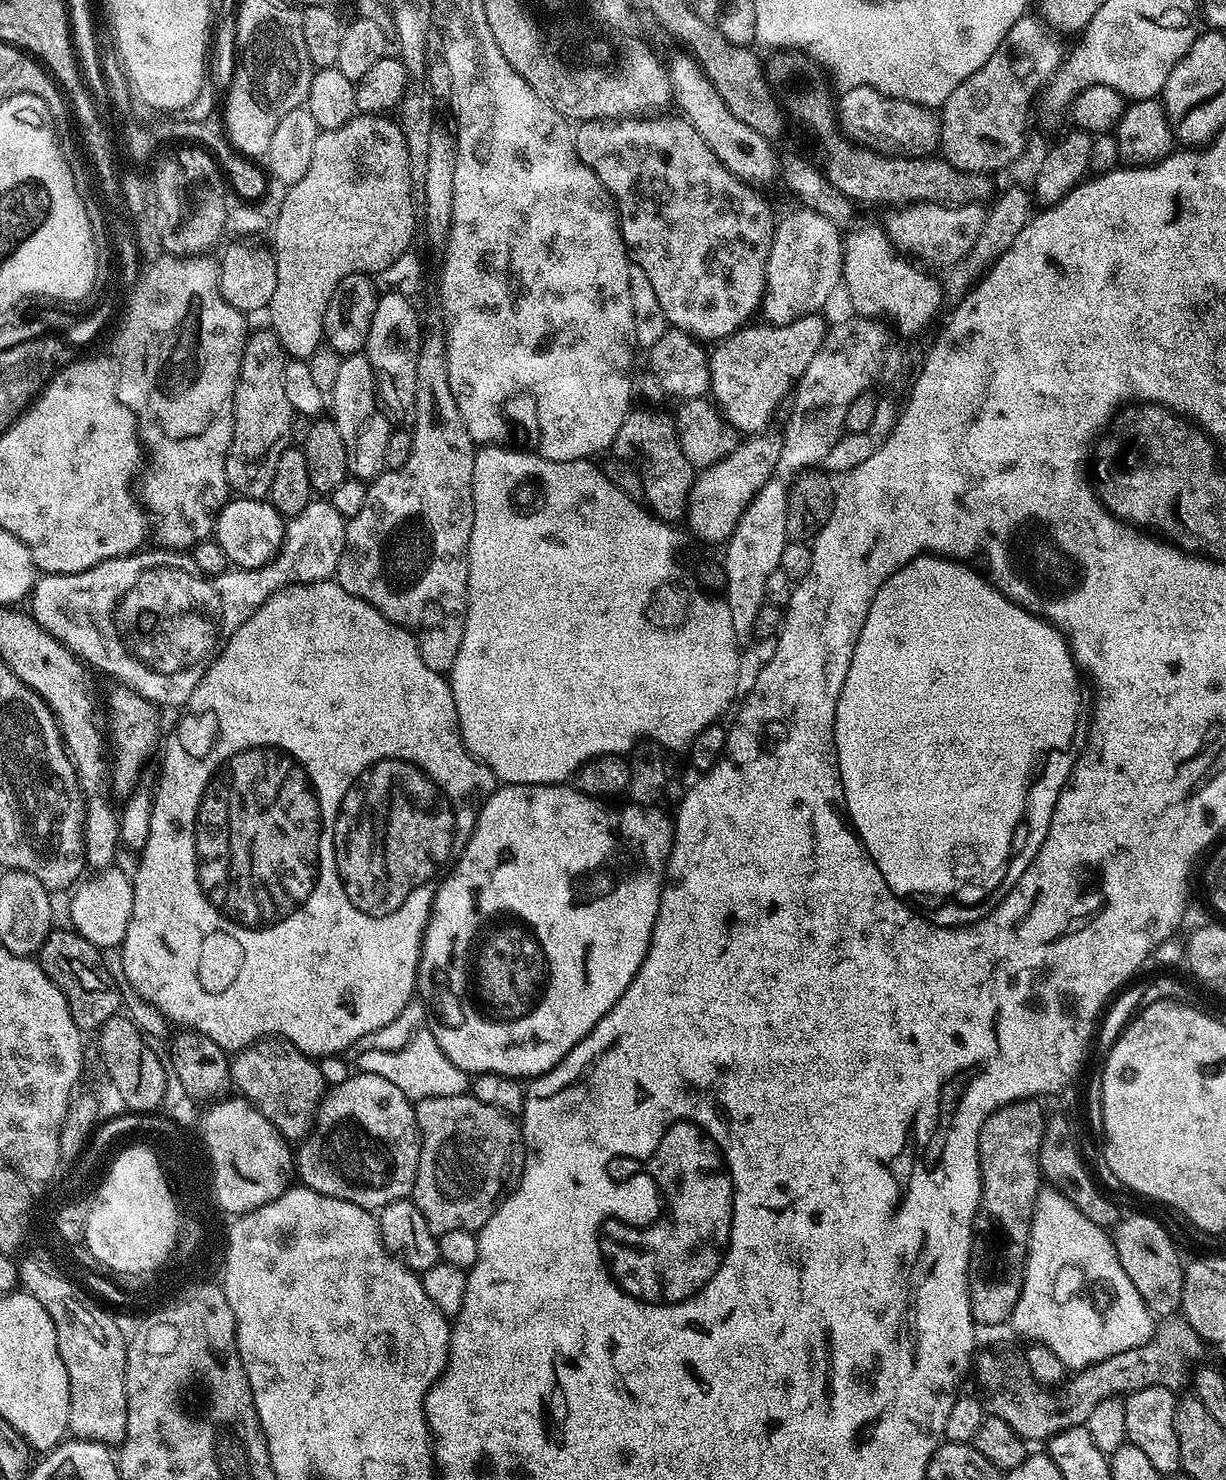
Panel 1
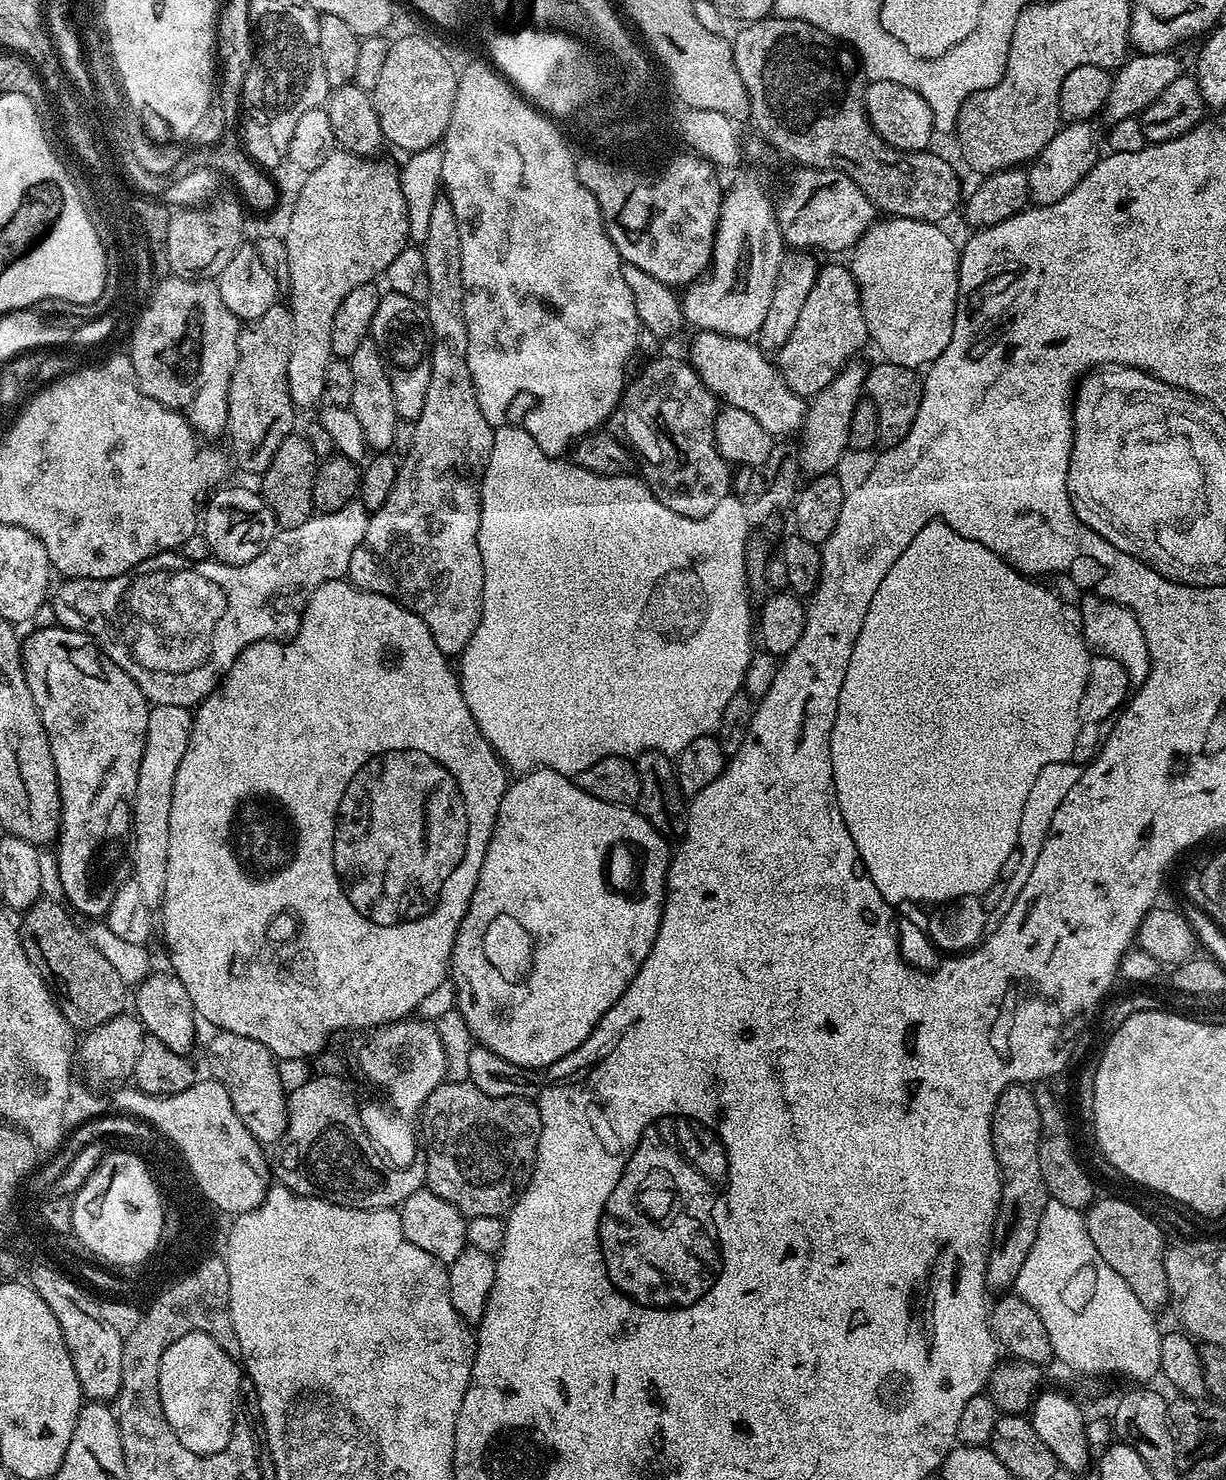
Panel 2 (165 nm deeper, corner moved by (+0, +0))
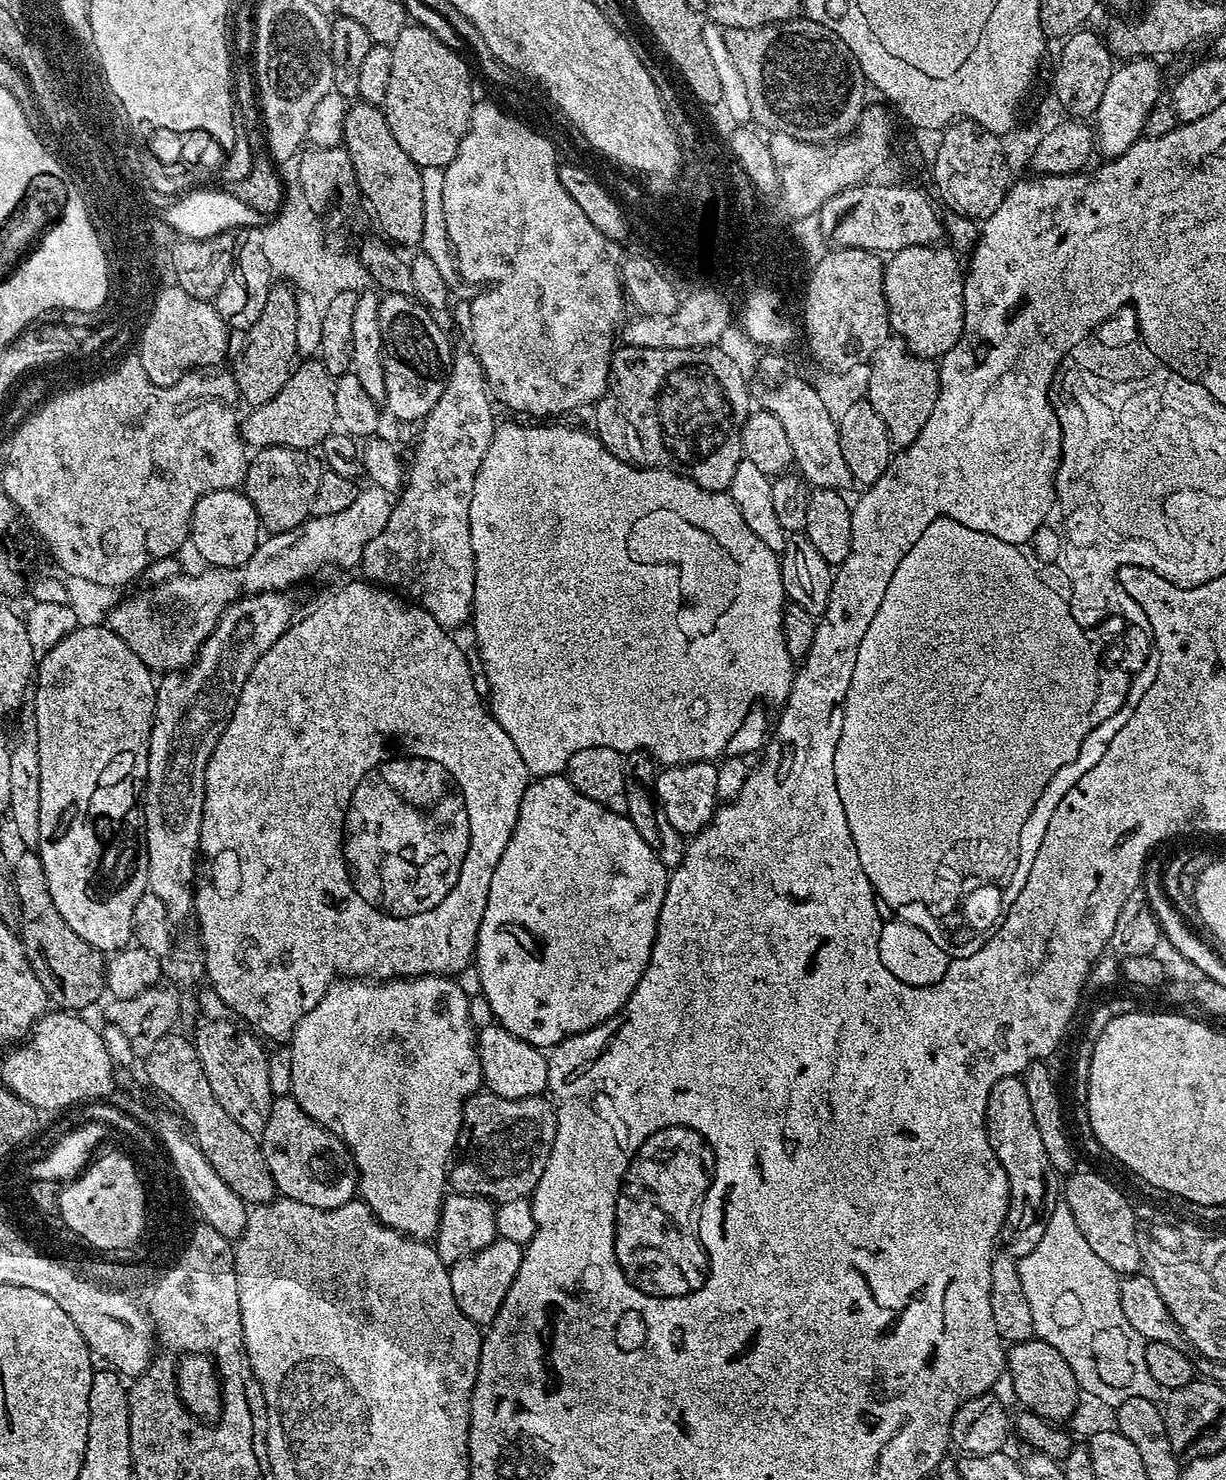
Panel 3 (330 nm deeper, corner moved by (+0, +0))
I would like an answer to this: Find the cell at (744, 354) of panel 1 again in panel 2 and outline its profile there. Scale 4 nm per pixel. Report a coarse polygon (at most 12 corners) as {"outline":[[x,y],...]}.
{"outline":[[851,267],[819,269],[778,351],[797,396],[869,343]]}

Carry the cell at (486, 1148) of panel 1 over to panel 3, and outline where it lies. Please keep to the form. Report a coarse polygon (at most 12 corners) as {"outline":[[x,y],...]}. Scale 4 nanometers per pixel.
{"outline":[[543,1095],[464,1104],[451,1191],[531,1197],[556,1137]]}

